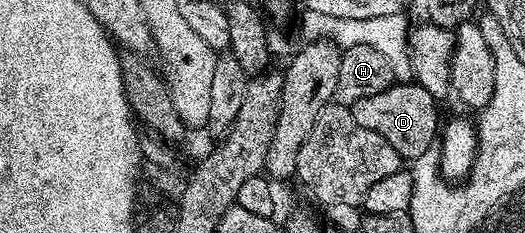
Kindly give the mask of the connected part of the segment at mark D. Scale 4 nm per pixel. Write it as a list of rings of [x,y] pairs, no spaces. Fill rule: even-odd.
[[[395,82],[380,93],[356,100],[350,109],[353,118],[357,118],[365,130],[381,134],[381,138],[385,138],[385,142],[397,150],[400,158],[414,158],[436,143],[441,128],[438,106],[436,98],[423,85],[416,82]]]

